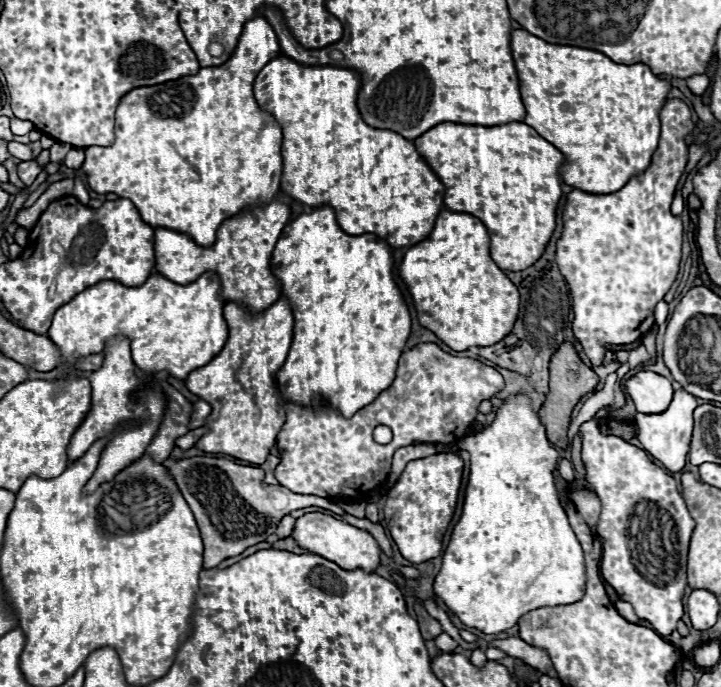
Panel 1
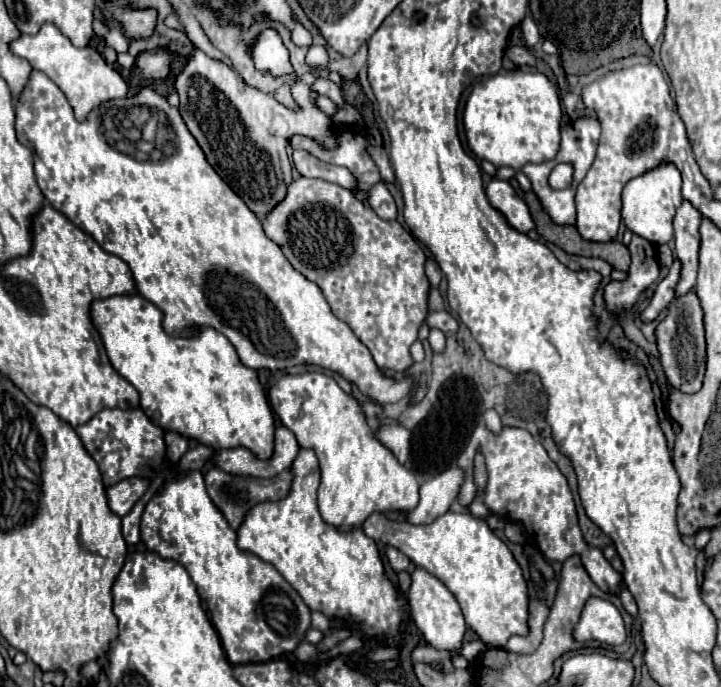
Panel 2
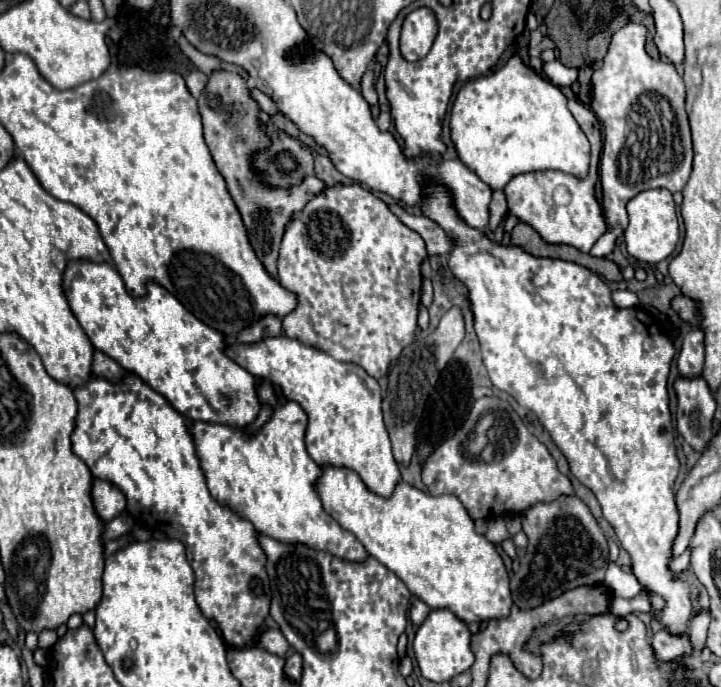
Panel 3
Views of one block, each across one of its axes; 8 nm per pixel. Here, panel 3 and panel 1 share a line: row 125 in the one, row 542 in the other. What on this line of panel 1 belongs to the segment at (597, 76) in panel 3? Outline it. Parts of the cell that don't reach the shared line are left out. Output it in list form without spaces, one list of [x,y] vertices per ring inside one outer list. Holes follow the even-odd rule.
[[[594,420],[580,426],[582,436],[582,460],[586,466],[586,482],[598,494],[602,502],[602,512],[598,520],[598,536],[602,542],[600,572],[602,578],[618,592],[620,600],[630,602],[636,616],[650,622],[660,636],[668,636],[676,630],[676,622],[684,614],[682,598],[686,590],[686,554],[690,534],[694,530],[694,520],[678,494],[676,480],[660,466],[656,466],[648,452],[628,444],[620,436],[602,434]]]

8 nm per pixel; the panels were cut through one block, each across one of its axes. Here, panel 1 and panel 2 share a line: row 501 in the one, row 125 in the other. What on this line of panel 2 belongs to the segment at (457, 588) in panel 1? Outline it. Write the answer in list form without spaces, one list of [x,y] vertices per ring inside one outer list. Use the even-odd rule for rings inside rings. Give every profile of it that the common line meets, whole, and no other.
[[[498,72],[474,86],[466,110],[464,128],[470,150],[494,166],[522,168],[528,162],[552,160],[560,146],[560,98],[554,84],[540,72]]]

